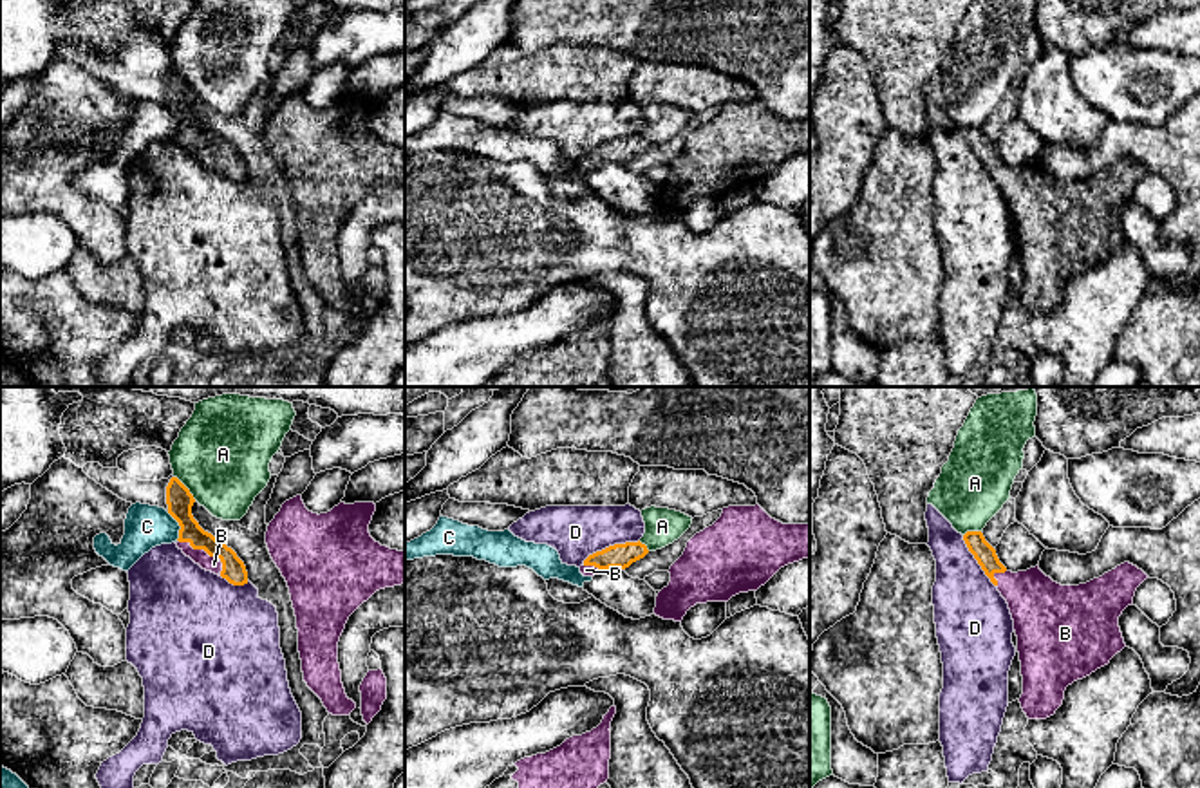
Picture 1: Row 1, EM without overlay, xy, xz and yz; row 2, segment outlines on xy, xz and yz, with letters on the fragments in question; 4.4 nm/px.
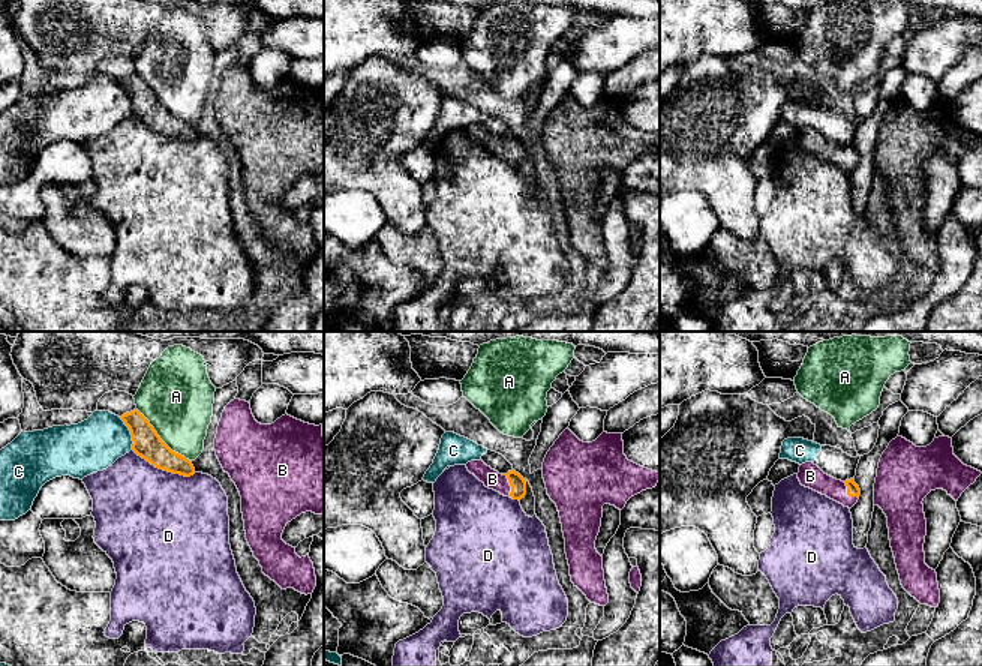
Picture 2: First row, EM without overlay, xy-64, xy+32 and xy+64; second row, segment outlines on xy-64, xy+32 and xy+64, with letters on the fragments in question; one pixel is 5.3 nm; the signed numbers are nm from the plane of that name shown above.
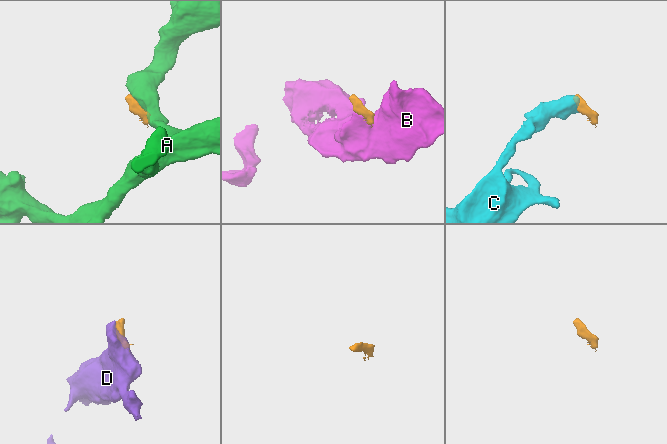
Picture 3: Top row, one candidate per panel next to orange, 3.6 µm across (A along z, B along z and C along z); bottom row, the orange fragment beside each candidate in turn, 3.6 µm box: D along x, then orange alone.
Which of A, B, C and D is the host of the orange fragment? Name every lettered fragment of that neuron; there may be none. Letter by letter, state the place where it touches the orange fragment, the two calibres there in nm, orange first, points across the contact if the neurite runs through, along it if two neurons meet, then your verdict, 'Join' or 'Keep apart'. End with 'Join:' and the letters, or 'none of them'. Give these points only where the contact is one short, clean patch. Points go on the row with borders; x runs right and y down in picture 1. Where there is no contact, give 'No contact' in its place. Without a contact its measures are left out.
A: Touches orange at xy (187, 488). Thickness 120 nm (orange) against 420 nm. Boundary: xy (174, 476), (196, 499). Keep apart
B: Touches orange at xy (206, 552). Thickness 110 nm (orange) against 70 nm. Path across: xy (179, 503), (190, 535), (206, 552), (214, 564). Join
C: Touches orange at xy (179, 525). Thickness 120 nm (orange) against 190 nm. Boundary: xy (167, 512), (179, 526), (178, 539). Keep apart
D: Touches orange at xz (609, 546). Thickness 110 nm (orange) against 240 nm. Keep apart
Join: B

